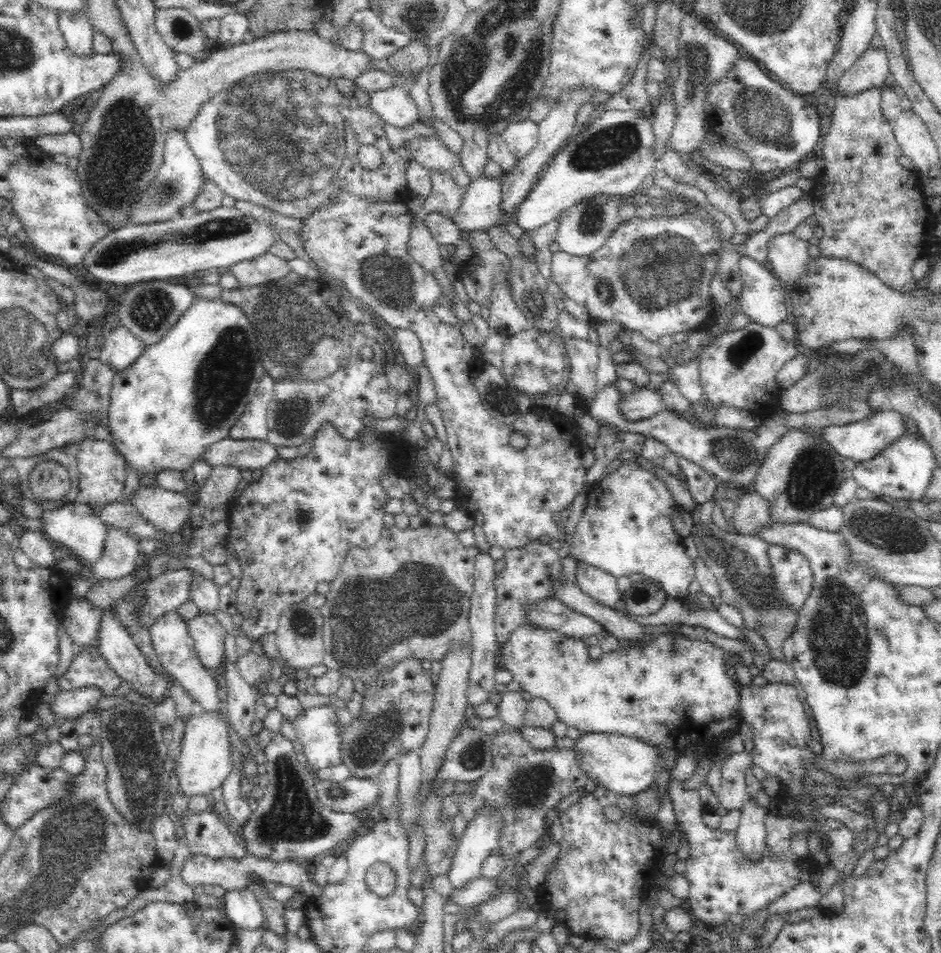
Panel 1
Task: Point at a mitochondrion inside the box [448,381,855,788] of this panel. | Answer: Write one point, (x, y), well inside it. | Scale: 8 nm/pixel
(744, 575)

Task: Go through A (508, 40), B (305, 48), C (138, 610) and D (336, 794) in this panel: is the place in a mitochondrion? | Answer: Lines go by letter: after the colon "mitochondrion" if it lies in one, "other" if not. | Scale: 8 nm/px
A: mitochondrion
B: other
C: other
D: mitochondrion

